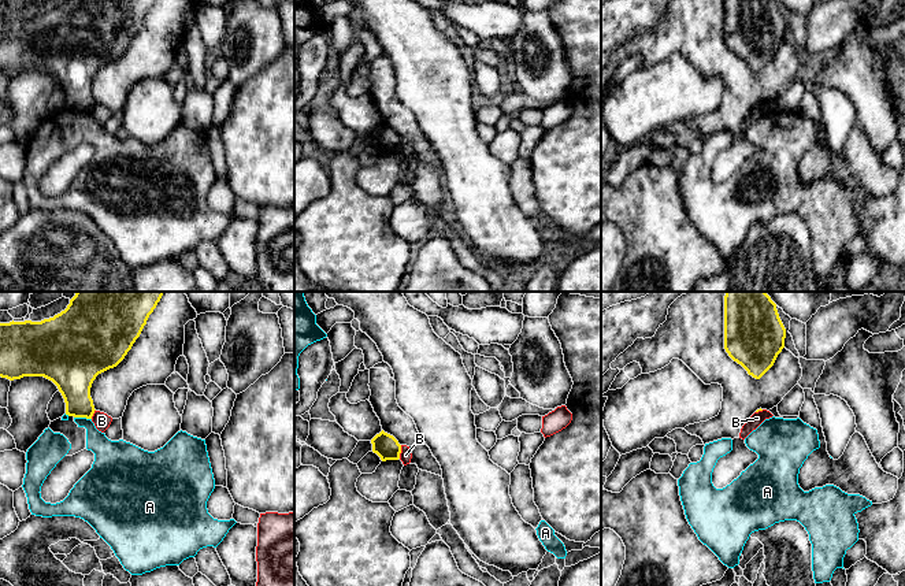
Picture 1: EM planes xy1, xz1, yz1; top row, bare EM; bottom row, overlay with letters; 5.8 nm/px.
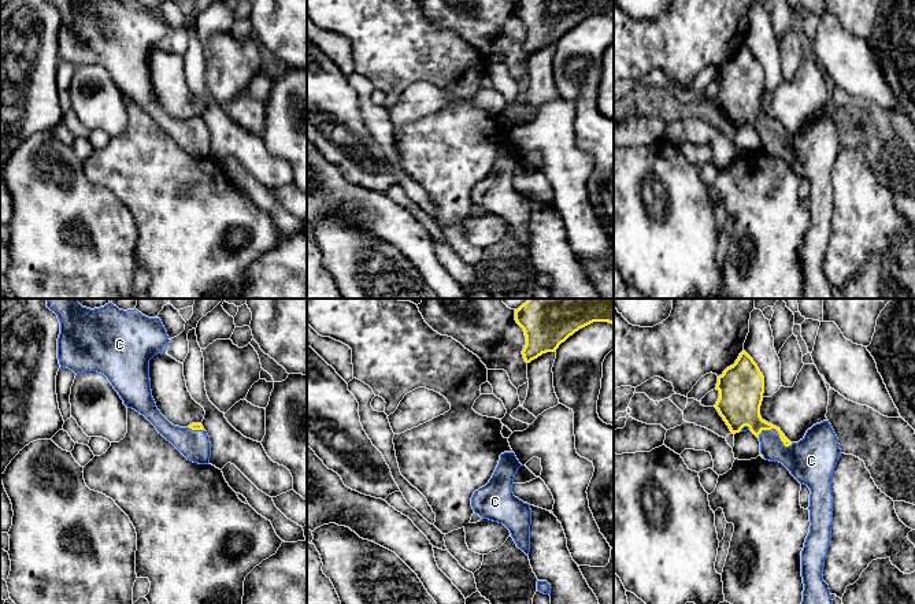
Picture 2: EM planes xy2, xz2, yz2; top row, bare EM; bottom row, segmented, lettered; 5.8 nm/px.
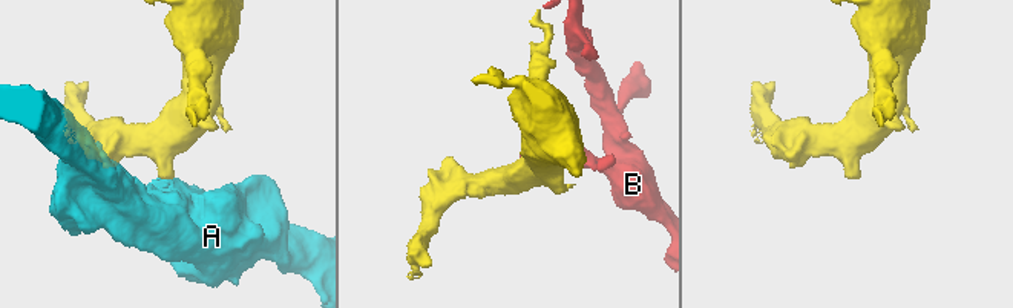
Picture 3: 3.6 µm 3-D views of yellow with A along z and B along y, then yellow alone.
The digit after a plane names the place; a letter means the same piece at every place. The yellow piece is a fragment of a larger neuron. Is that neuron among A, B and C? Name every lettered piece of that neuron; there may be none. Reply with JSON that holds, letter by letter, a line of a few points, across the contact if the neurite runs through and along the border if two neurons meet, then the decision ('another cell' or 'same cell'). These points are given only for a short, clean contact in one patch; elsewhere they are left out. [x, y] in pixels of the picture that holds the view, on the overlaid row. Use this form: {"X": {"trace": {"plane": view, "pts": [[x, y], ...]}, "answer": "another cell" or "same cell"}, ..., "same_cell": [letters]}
{"A": {"trace": {"plane": "xy1", "pts": [[74, 416], [91, 419]]}, "answer": "another cell"}, "B": {"trace": {"plane": "xz1", "pts": [[401, 445], [399, 457]]}, "answer": "another cell"}, "C": {"trace": {"plane": "yz2", "pts": [[743, 410], [762, 429], [778, 433], [797, 458], [811, 460]]}, "answer": "same cell"}, "same_cell": ["C"]}

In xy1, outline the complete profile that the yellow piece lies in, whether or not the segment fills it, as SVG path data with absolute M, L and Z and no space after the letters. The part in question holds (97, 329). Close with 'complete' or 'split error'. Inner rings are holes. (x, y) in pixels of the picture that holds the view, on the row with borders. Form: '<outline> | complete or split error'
M77 292L64 311L41 322L0 323L0 377L10 381L44 377L52 381L66 403L66 415L92 419L90 387L96 377L116 367L140 337L164 292Z | complete

